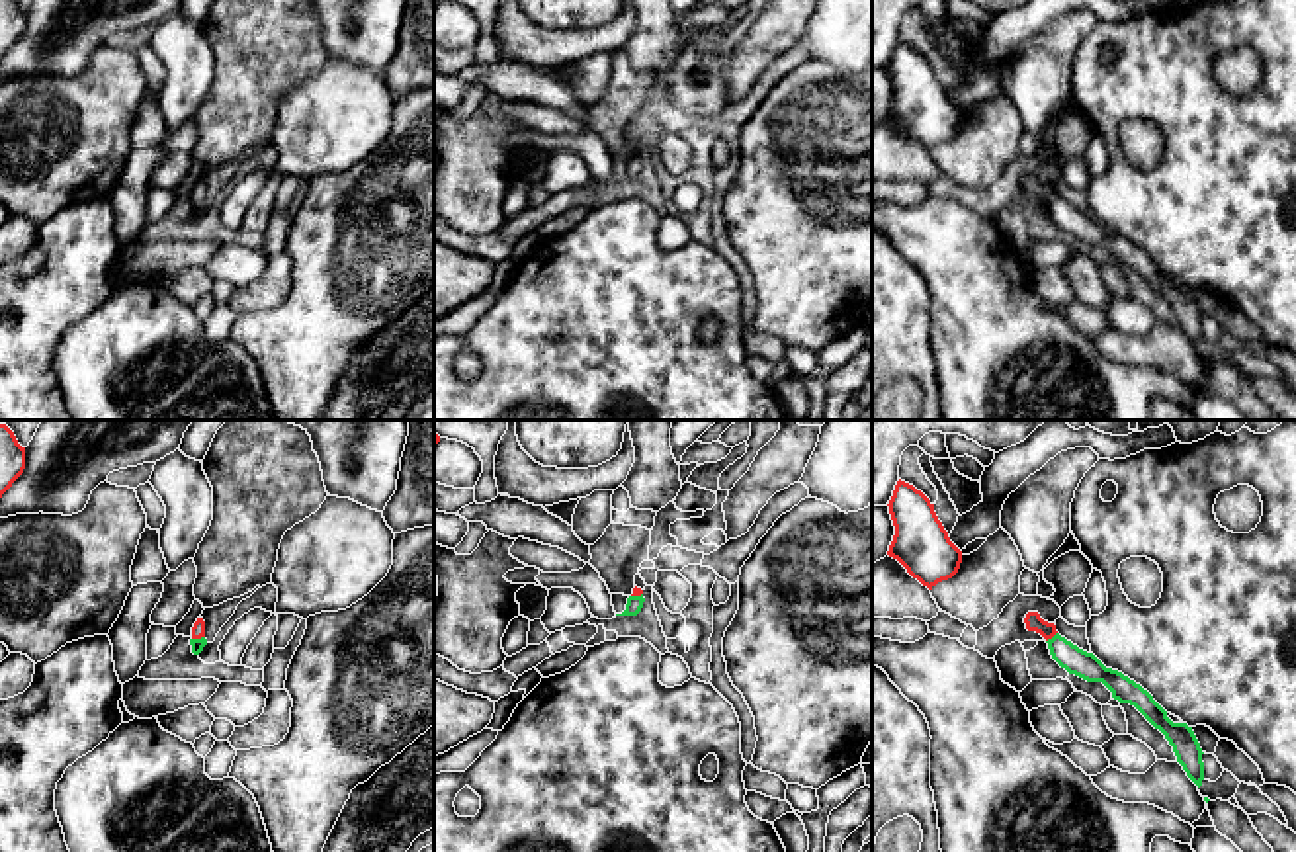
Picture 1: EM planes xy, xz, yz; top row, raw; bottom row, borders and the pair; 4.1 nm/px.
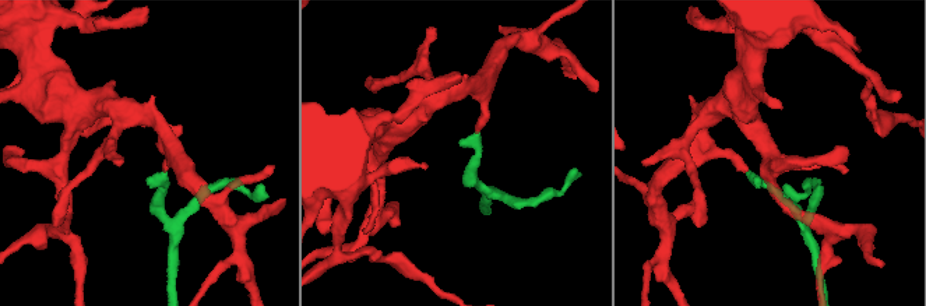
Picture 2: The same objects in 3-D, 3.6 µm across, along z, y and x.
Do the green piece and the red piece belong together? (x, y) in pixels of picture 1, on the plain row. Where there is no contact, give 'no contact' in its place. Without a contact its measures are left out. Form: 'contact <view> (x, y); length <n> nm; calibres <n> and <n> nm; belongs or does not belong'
contact yz (1052, 200); length 60 nm; calibres 110 and 70 nm; belongs

